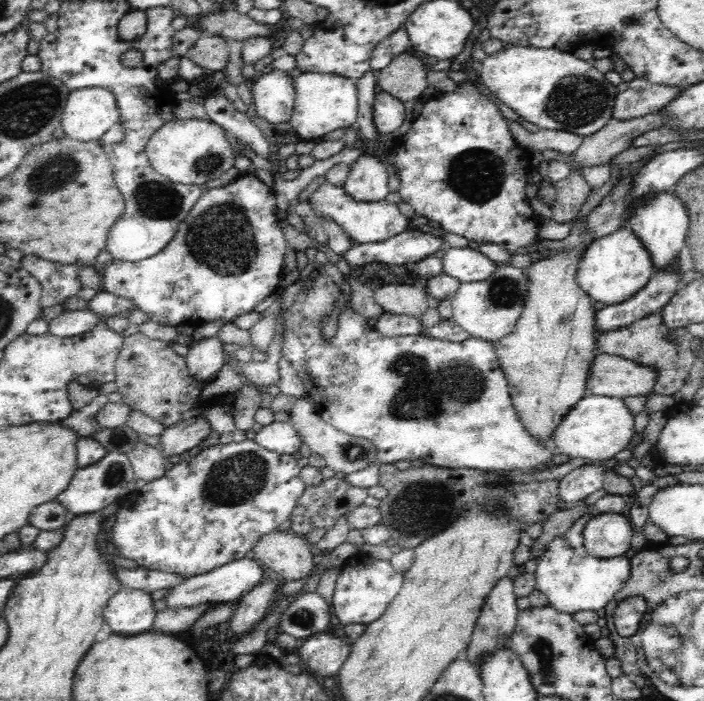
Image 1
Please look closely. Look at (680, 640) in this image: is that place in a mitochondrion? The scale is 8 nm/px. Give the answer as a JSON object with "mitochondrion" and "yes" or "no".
{"mitochondrion":"yes"}

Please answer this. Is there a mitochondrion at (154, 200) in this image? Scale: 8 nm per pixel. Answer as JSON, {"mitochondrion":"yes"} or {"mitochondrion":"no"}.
{"mitochondrion":"yes"}

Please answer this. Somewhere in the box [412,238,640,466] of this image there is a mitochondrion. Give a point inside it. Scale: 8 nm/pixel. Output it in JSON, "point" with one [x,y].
{"point":[505,292]}

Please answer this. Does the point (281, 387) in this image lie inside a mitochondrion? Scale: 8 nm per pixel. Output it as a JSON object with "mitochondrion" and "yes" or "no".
{"mitochondrion":"no"}

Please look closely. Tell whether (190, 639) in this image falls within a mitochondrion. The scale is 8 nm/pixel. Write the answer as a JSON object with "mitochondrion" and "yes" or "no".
{"mitochondrion":"no"}

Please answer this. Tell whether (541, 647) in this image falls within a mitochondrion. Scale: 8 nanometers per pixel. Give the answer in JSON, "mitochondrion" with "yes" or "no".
{"mitochondrion":"yes"}

